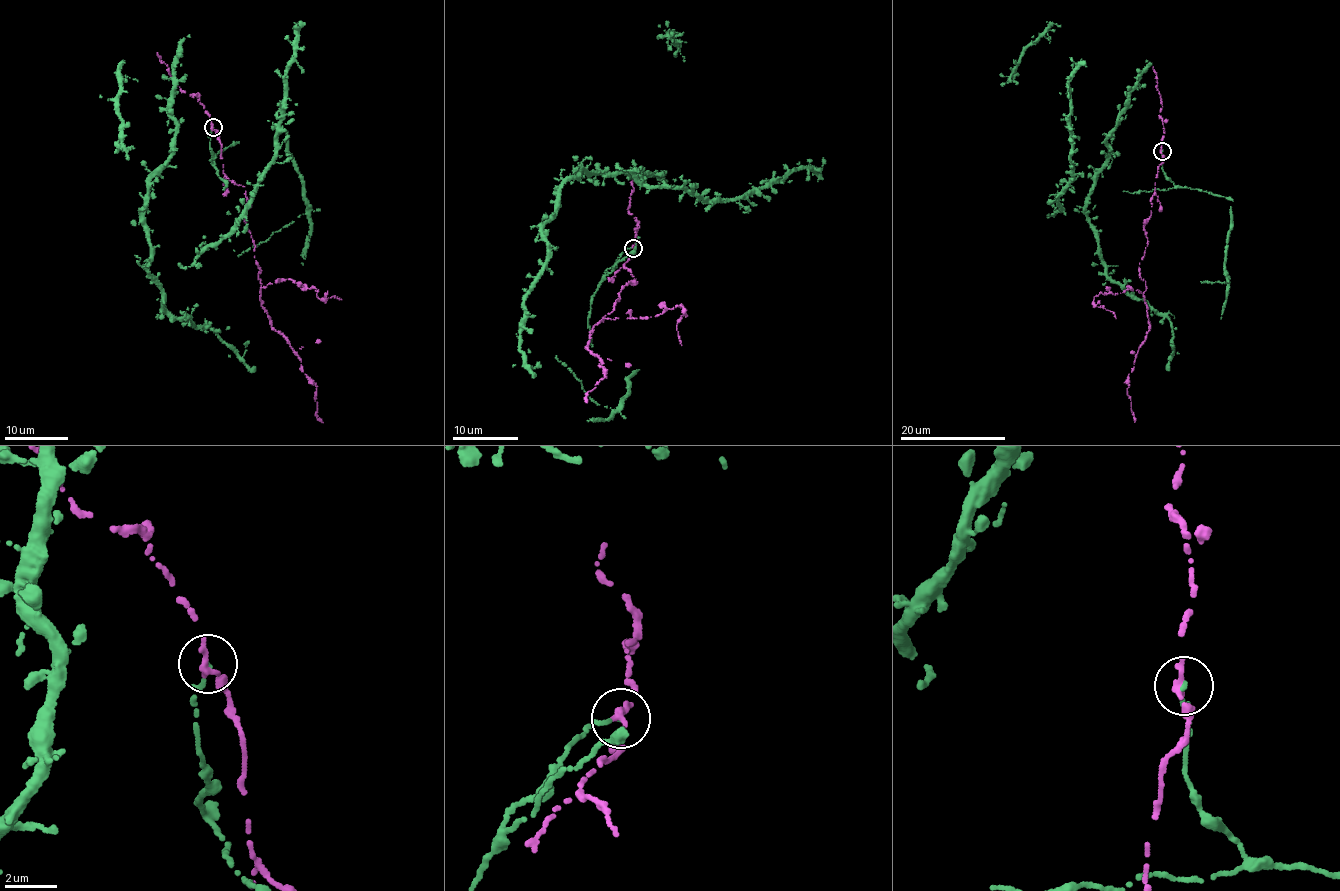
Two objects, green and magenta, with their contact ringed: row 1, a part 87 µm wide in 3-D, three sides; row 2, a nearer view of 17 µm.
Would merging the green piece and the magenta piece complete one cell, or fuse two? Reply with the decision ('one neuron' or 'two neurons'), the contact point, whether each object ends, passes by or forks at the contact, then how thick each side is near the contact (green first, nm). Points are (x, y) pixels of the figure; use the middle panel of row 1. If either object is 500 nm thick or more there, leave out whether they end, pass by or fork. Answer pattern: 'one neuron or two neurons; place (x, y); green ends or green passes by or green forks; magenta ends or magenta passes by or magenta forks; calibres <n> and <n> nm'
two neurons; place (633, 248); green ends; magenta ends; calibres 160 and 360 nm

